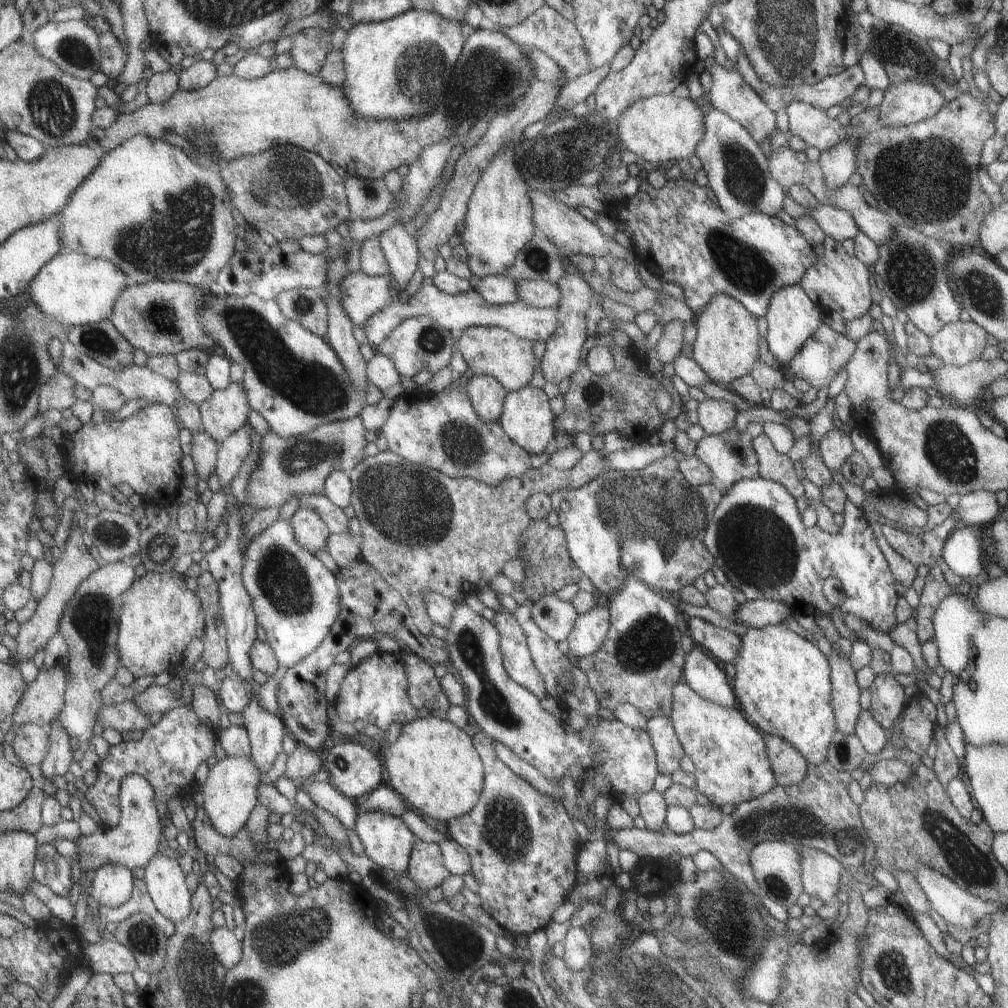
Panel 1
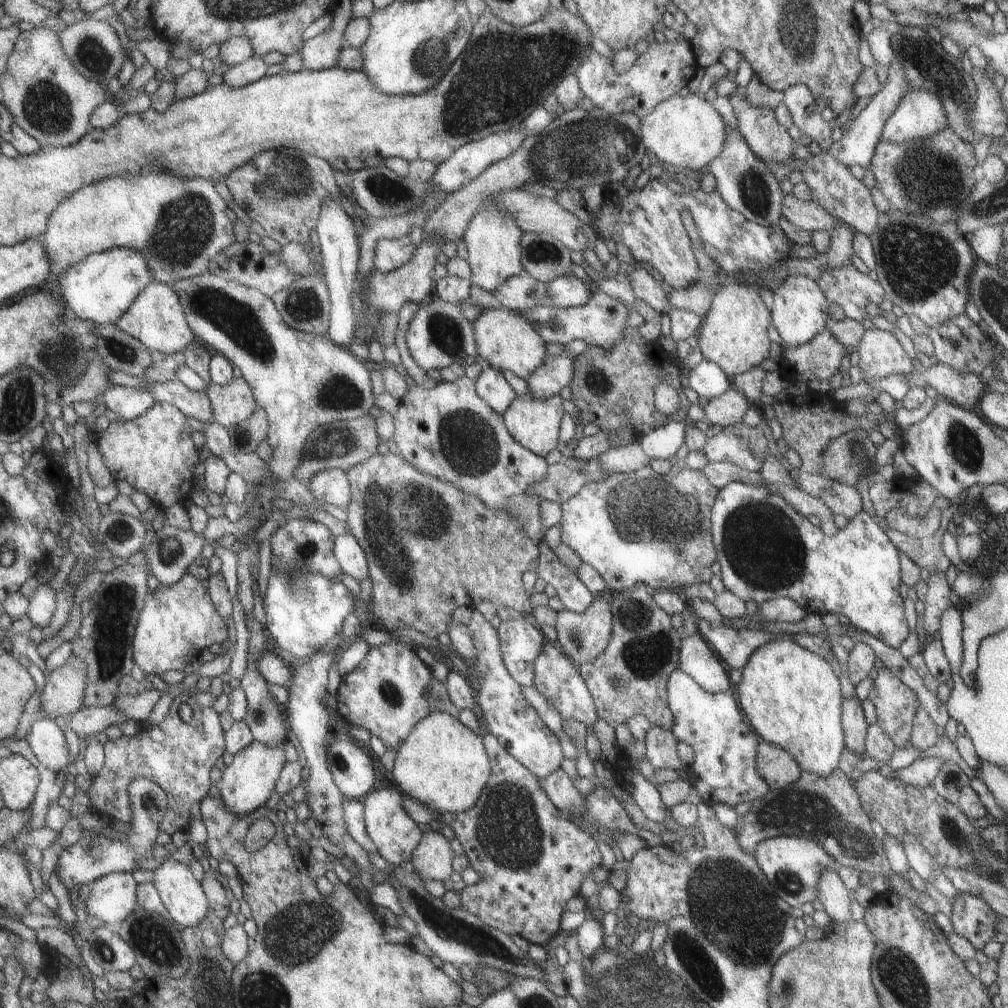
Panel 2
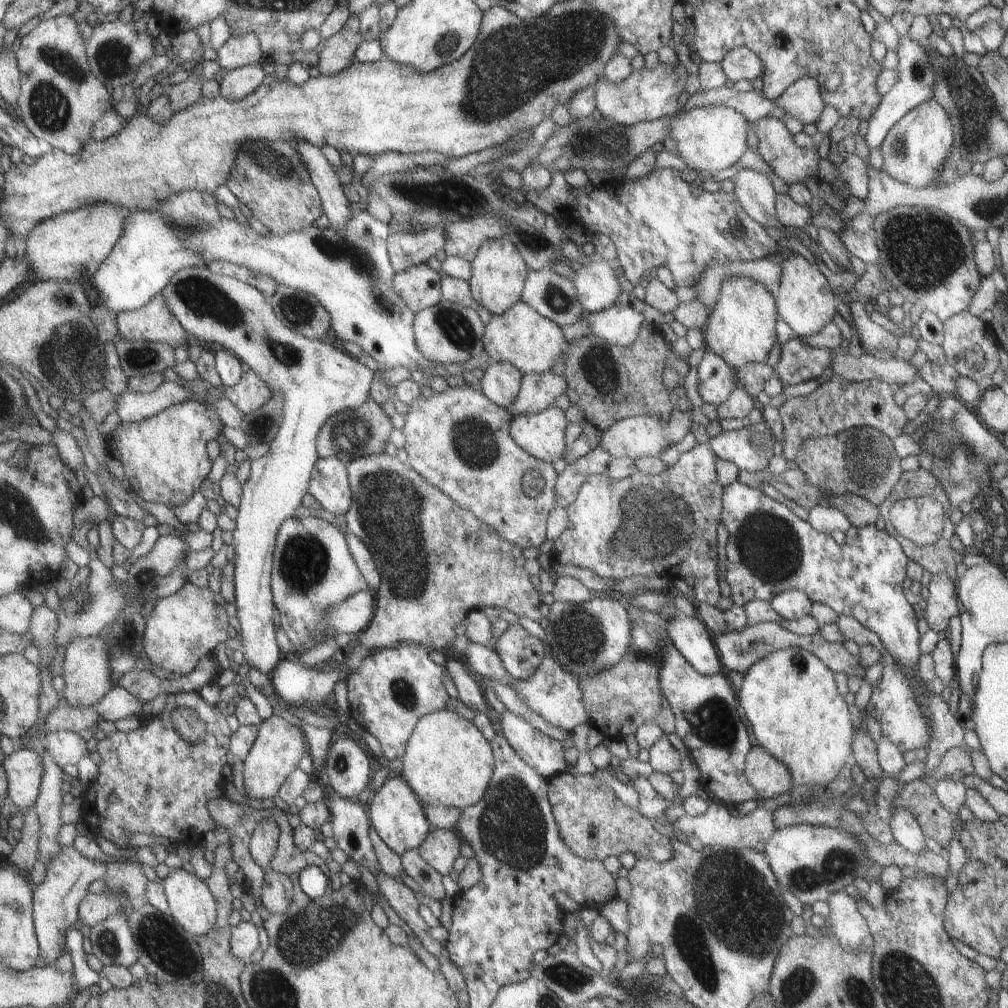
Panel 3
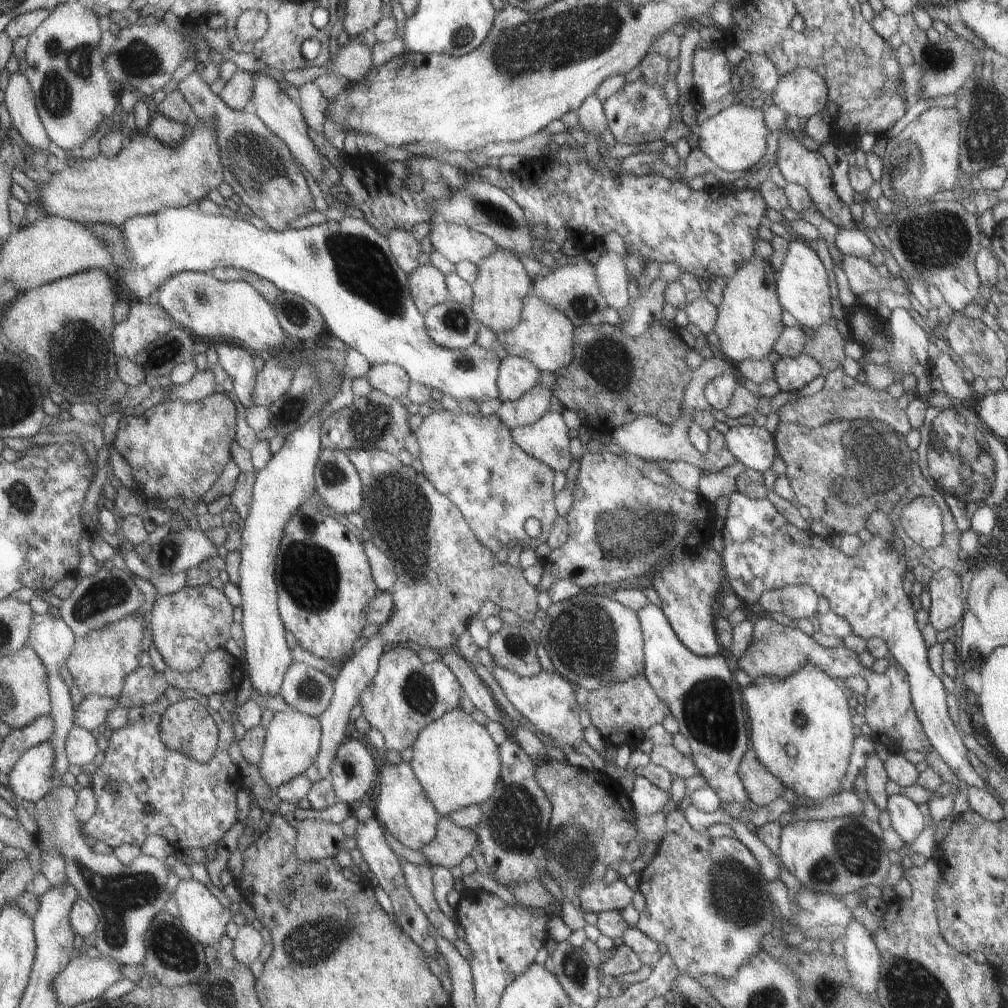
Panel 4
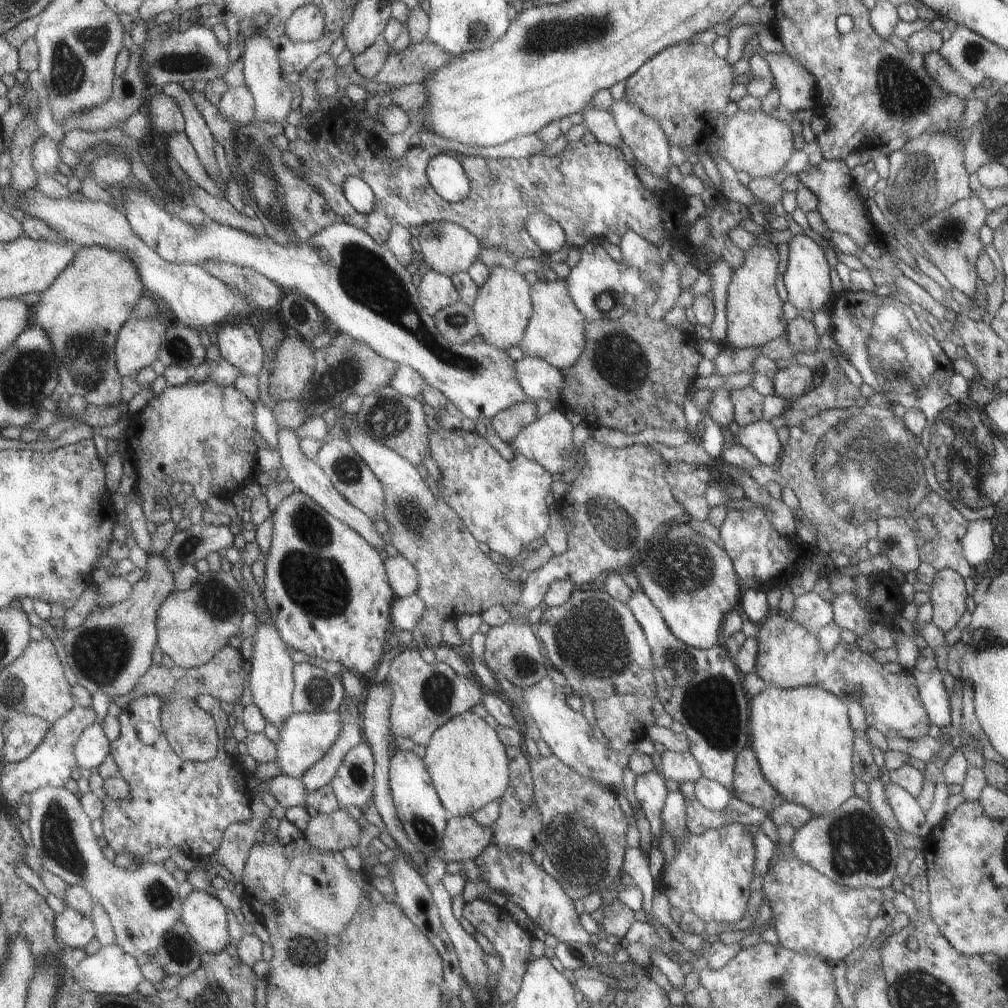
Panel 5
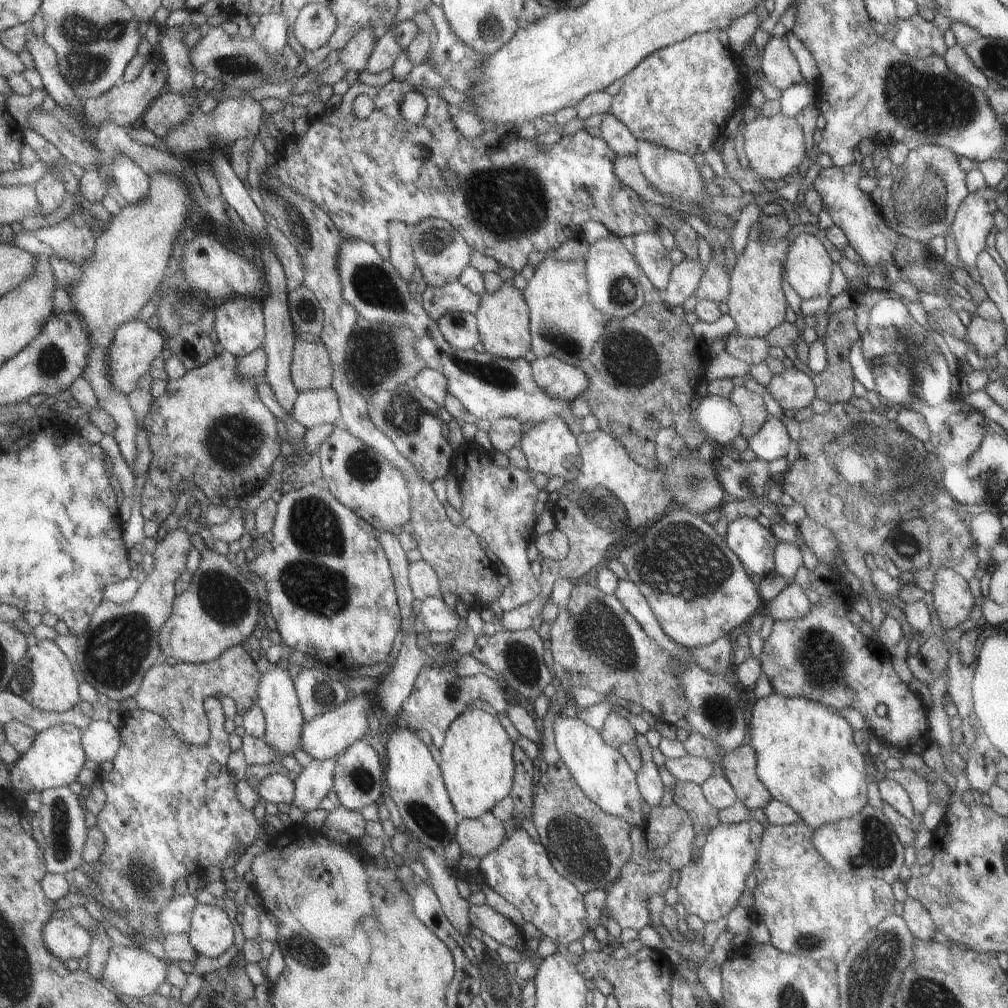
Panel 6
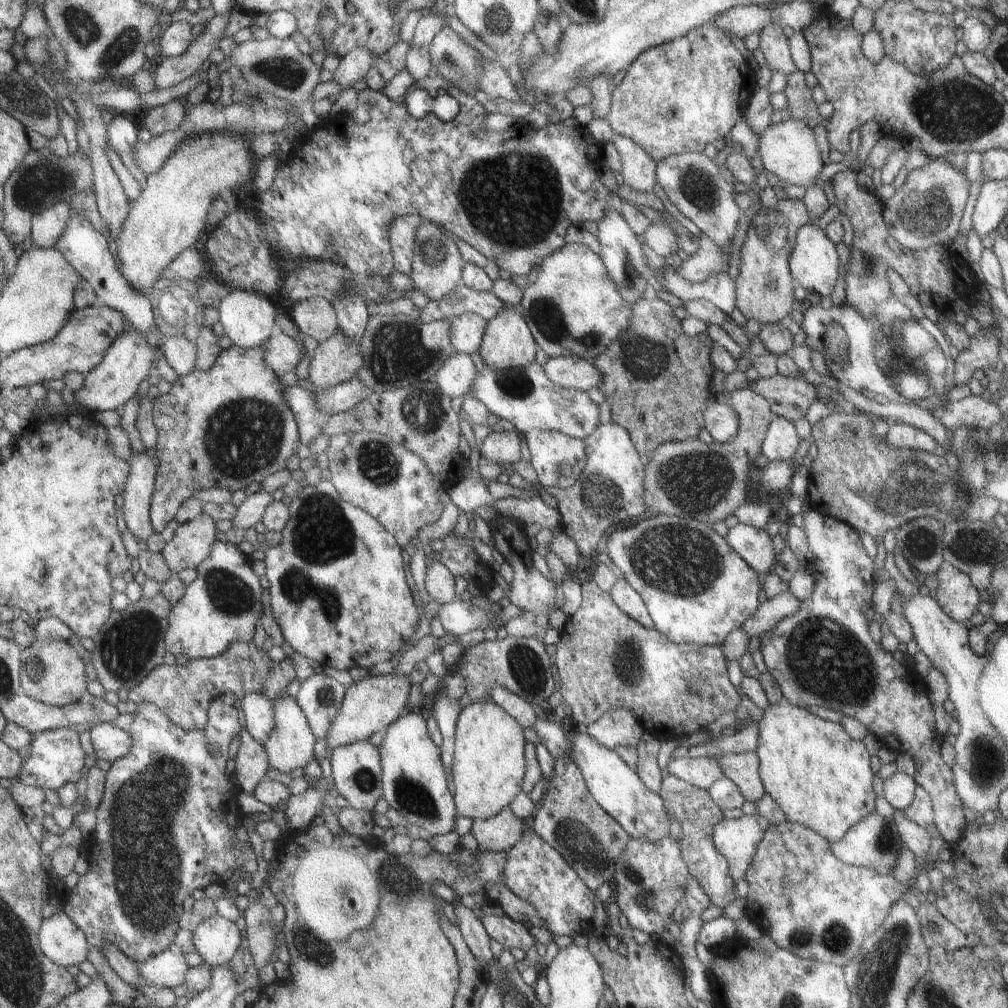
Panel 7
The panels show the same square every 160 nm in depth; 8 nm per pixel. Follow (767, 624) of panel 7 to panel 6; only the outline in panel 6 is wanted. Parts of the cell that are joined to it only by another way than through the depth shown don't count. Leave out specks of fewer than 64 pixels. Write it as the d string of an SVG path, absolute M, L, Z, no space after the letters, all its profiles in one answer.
M791 582L775 598L764 603L760 610L773 621L778 621L801 618L810 608L803 589Z

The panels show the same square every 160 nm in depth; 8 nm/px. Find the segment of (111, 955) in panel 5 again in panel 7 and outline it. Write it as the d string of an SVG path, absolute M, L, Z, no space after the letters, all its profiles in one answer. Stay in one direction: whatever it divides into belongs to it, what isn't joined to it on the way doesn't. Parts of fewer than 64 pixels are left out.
M172 948L155 955L143 963L136 962L141 976L149 983L160 987L183 986L190 972L189 962L183 952Z

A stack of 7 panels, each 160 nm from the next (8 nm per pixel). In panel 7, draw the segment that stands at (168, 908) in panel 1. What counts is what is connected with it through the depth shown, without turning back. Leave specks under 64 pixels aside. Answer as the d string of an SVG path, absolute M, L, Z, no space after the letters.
M217 914L205 919L194 930L196 951L213 968L221 967L237 954L243 936L232 920Z

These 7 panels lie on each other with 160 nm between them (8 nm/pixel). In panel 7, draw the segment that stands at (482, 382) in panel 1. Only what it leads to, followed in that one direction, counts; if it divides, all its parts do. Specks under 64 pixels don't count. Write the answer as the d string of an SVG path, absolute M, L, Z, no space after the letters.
M549 357L542 368L548 379L566 389L586 391L601 382L601 373L591 361L579 357Z

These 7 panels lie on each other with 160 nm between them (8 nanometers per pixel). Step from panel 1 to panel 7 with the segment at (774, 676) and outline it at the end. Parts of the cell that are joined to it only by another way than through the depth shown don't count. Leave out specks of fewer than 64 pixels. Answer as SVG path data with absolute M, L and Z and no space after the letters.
M781 698L778 703L769 704L767 708L764 709L764 714L757 722L757 726L758 739L754 751L758 758L758 775L764 791L779 805L787 821L806 826L821 836L822 839L828 840L829 843L834 843L835 841L841 840L845 832L847 832L847 830L849 830L858 820L874 812L873 800L875 800L876 796L871 787L871 780L873 780L874 775L869 768L869 758L871 758L871 756L867 753L863 742L851 740L845 732L843 732L839 723L823 720L810 714L807 709L795 706L789 701Z

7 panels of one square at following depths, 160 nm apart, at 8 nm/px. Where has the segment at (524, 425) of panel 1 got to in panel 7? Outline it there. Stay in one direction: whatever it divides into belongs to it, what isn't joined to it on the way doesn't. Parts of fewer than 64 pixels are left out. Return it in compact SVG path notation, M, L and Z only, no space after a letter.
M534 429L525 433L531 468L537 474L540 488L573 486L584 467L584 444L582 440L565 436L559 431Z

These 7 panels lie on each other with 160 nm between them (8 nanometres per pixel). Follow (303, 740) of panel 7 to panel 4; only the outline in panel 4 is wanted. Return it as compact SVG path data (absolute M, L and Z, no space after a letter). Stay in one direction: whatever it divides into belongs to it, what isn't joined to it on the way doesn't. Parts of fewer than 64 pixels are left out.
M317 414L285 438L285 444L270 463L256 473L250 513L244 519L239 548L242 556L240 581L237 587L242 596L241 625L248 674L253 688L261 695L281 696L287 671L295 663L285 638L286 625L278 605L276 562L287 522L316 492L315 473L319 455L324 449L321 430L322 424Z

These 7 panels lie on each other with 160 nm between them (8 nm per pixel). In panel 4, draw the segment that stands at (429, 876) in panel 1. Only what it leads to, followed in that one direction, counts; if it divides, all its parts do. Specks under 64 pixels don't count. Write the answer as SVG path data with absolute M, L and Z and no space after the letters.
M442 817L438 829L438 835L422 848L425 858L432 866L459 866L471 852L479 850L477 832L460 827L449 817Z

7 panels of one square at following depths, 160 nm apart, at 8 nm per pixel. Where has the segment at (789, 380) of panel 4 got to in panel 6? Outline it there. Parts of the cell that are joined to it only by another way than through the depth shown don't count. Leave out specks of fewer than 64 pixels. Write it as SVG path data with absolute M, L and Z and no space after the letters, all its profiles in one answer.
M794 367L772 375L763 387L783 410L792 410L794 414L807 408L815 399L814 382Z

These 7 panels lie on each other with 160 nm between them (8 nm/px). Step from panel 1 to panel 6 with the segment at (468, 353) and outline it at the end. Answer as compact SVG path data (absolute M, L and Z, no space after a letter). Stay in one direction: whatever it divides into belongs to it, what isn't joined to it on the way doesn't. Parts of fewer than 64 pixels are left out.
M548 257L536 266L522 293L529 309L531 356L533 358L554 356L561 362L575 365L583 360L589 354L595 342L602 338L609 317L591 304L591 301L587 298L587 285L583 260L556 261Z

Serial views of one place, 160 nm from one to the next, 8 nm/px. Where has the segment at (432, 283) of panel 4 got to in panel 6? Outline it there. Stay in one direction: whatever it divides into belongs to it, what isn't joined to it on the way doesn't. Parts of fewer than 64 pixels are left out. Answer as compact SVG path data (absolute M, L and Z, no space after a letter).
M459 281L446 284L445 287L427 286L423 293L422 304L425 310L434 317L435 322L451 311L476 314L482 307L483 295L471 292Z

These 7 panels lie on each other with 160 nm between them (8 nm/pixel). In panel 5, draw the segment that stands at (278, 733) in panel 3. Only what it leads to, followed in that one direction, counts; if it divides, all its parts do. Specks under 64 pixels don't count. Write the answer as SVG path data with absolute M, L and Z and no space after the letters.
M341 711L295 713L286 720L279 730L277 763L281 772L292 777L301 777L308 768L317 764L330 748L338 742L344 730L344 718Z

